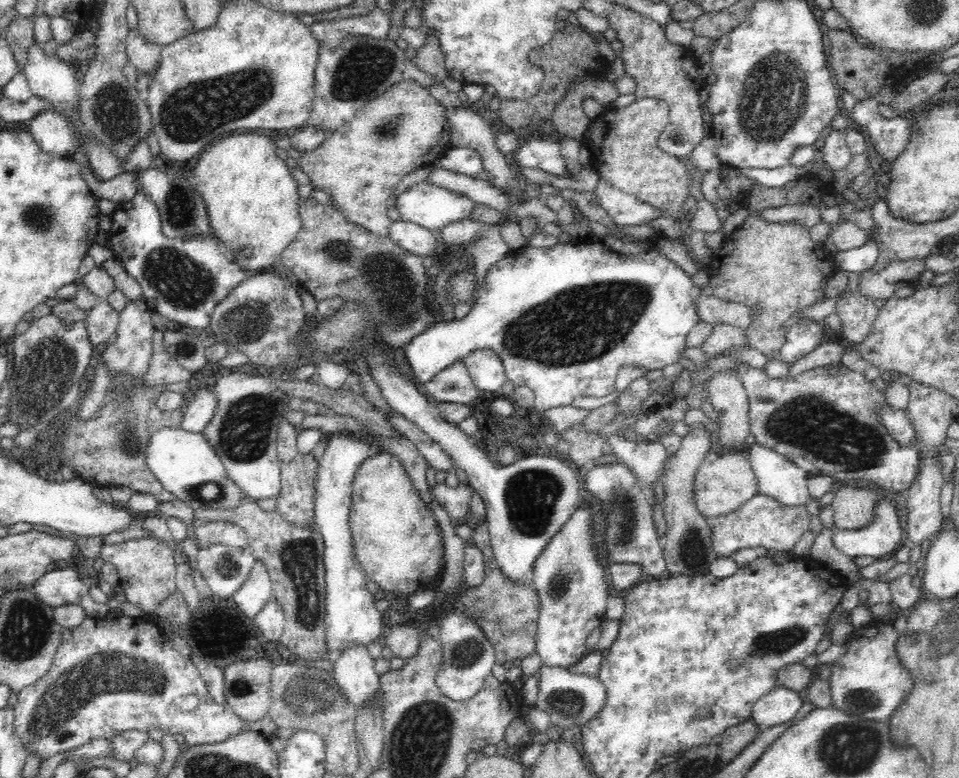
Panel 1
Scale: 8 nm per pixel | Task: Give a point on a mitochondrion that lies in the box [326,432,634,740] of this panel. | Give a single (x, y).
(532, 496)

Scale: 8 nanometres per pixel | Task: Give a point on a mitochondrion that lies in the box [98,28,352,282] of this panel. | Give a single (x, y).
(195, 111)

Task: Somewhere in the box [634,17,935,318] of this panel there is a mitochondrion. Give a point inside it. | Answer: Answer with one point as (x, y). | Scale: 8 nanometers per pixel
(775, 98)

